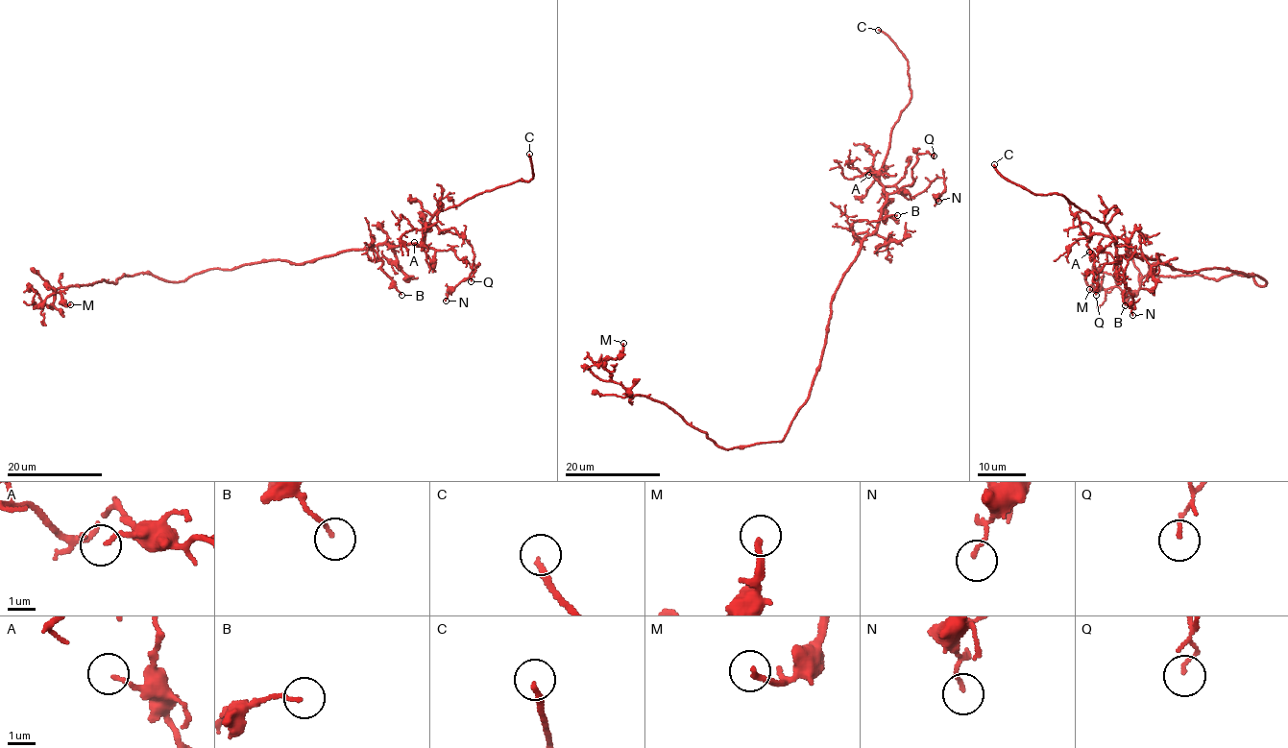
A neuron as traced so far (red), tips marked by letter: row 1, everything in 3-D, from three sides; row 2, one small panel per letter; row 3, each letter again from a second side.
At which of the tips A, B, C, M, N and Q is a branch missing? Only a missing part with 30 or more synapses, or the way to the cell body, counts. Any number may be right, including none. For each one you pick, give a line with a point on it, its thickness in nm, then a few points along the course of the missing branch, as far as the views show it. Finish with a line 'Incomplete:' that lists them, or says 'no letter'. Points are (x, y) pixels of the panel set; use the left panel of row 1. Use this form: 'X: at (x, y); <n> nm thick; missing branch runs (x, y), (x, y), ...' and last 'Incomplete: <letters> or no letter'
C: at (529, 154); 190 nm thick; missing branch runs (529, 154), (526, 144), (513, 128), (478, 103), (464, 35)
Incomplete: C

